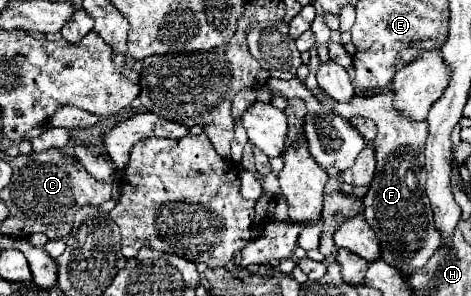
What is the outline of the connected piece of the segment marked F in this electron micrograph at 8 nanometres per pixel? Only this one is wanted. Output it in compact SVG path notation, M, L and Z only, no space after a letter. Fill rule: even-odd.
M315 90L313 94L343 118L365 118L377 124L377 136L373 140L377 170L371 188L363 198L363 216L379 238L381 260L401 270L405 278L411 278L415 270L427 264L429 256L441 244L441 234L435 228L433 212L425 196L423 146L427 138L427 124L405 120L405 116L393 108L393 92L381 92L369 98L355 96L349 104L333 104L333 100L329 100L329 96L325 96L321 90Z

